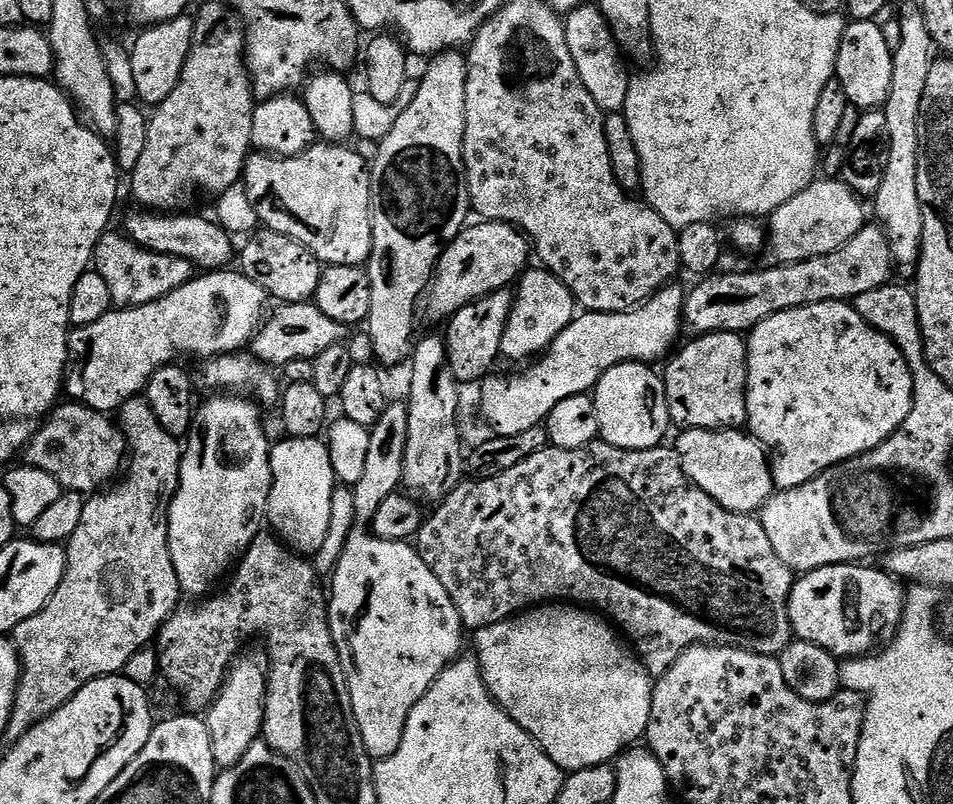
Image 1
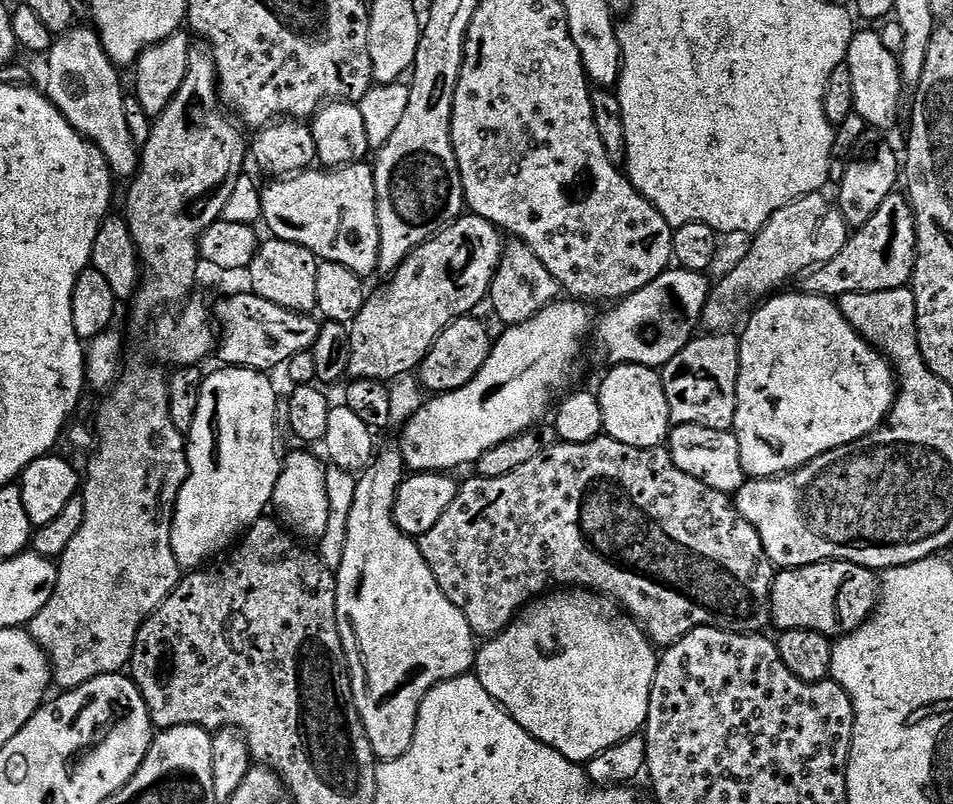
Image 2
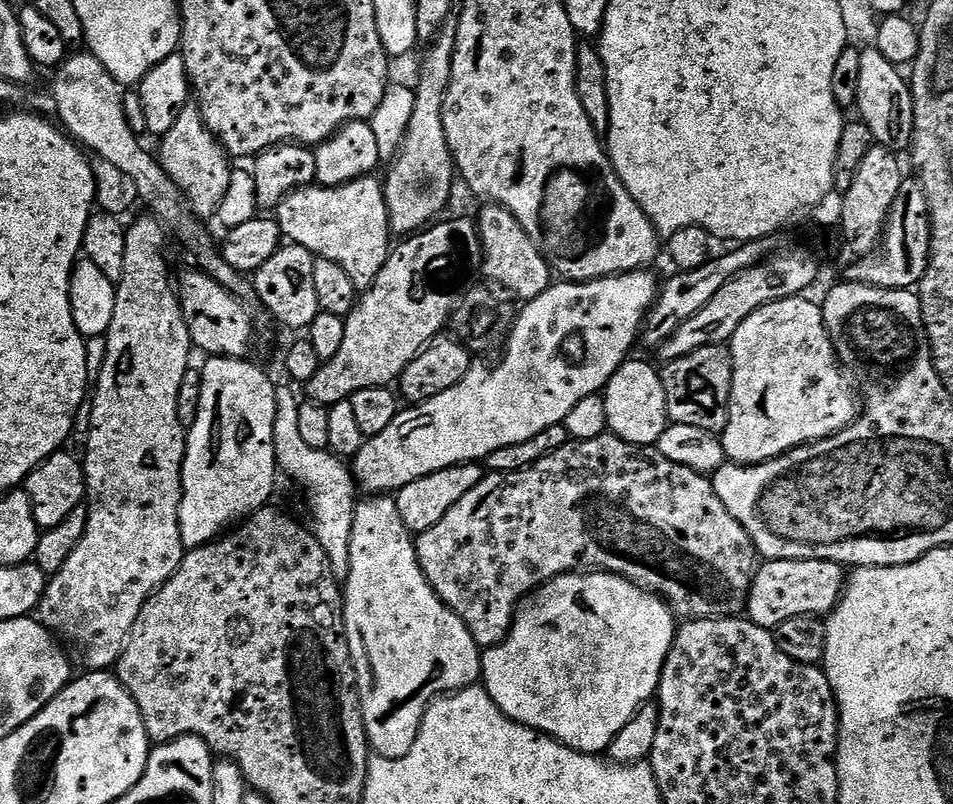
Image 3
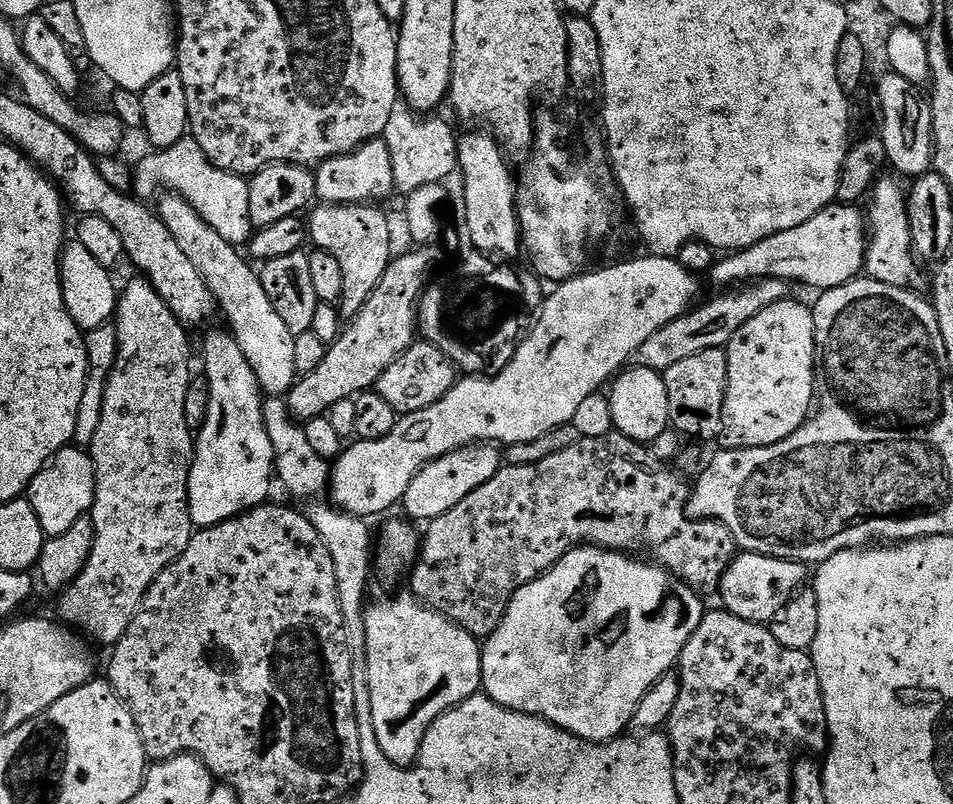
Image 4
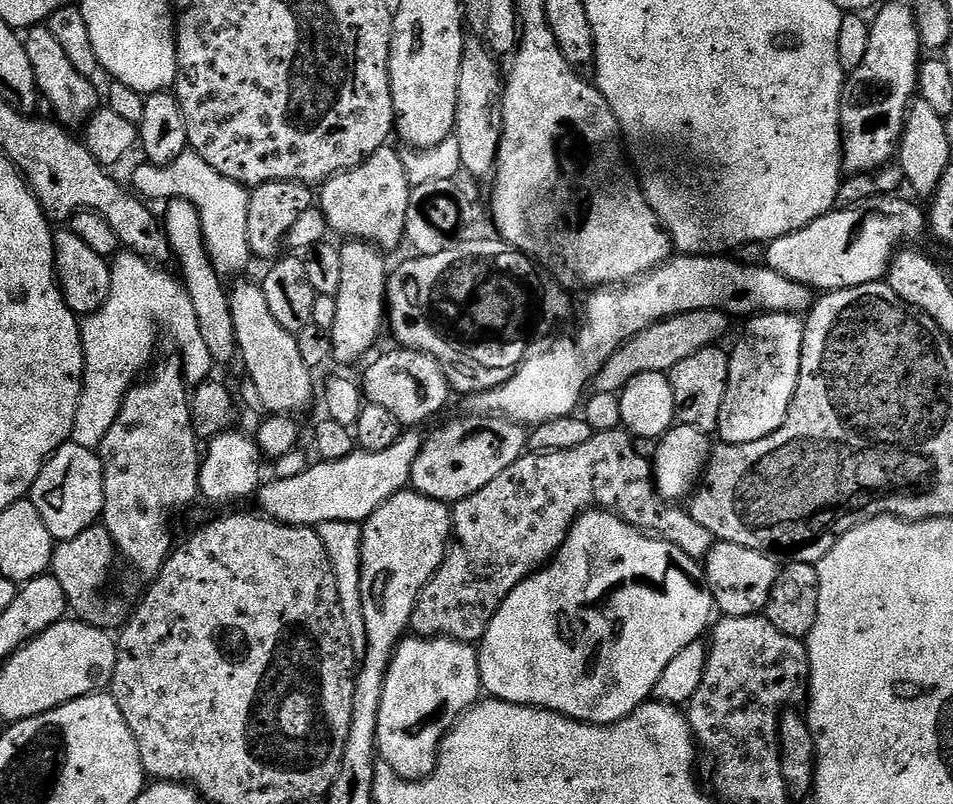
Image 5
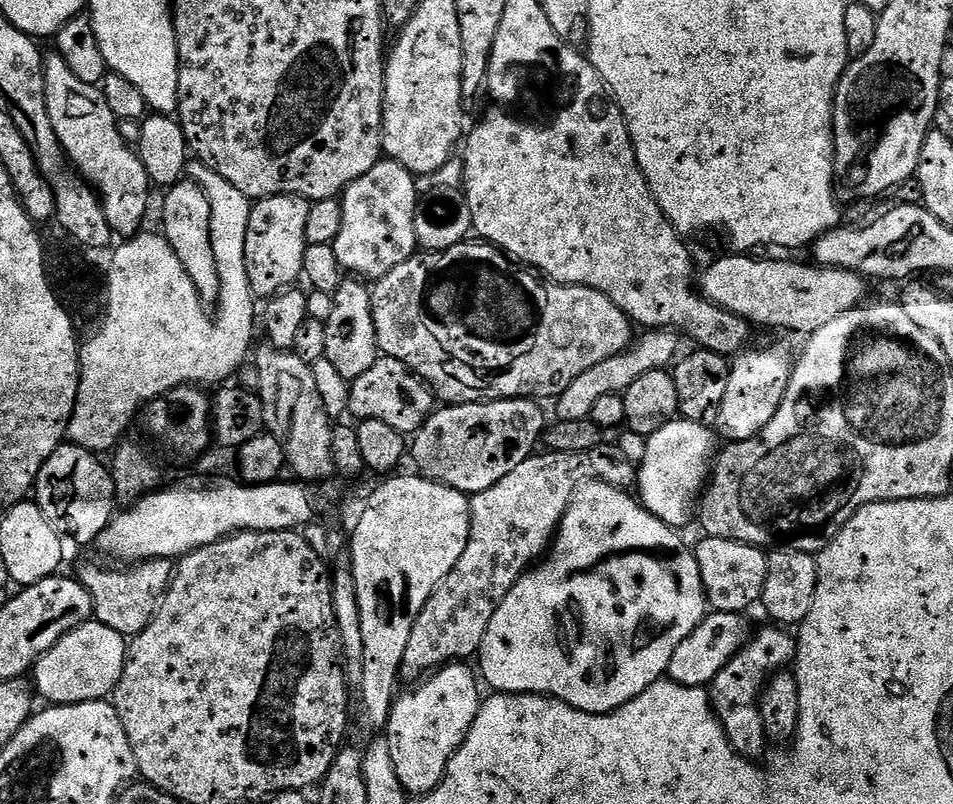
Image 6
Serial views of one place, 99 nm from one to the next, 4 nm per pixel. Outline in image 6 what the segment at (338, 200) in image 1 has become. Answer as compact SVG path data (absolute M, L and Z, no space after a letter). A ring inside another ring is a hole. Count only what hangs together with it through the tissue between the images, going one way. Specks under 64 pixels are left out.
M346 278L340 289L334 293L336 305L330 310L330 318L326 326L326 354L328 360L349 382L362 378L370 366L379 360L382 353L376 341L374 330L374 314L372 313L372 290L363 279Z

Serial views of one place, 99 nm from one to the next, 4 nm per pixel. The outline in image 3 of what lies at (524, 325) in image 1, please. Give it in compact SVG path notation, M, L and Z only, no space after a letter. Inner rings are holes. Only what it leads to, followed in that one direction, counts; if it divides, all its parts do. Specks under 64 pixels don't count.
M501 204L483 205L478 227L480 229L480 251L482 253L482 269L500 288L505 288L512 296L517 296L520 302L538 298L554 283L554 273L548 260L538 250L536 243L522 230L522 222L510 214Z

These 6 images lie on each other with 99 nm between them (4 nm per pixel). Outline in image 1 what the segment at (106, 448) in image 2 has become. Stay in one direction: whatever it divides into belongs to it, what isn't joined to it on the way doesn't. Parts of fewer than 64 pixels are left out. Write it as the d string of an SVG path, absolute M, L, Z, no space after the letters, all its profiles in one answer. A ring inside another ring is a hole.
M144 398L125 402L118 409L118 423L124 439L128 441L130 453L126 475L107 490L97 491L85 499L78 530L74 530L66 542L68 565L58 590L54 590L41 612L26 618L14 633L22 671L12 707L12 720L2 733L9 745L17 744L35 724L45 720L51 712L58 711L66 701L74 698L74 694L78 694L78 690L82 690L82 686L103 676L123 673L124 667L139 654L140 648L147 644L149 647L155 641L160 627L181 603L178 574L174 574L168 545L168 515L180 485L181 441L160 425Z

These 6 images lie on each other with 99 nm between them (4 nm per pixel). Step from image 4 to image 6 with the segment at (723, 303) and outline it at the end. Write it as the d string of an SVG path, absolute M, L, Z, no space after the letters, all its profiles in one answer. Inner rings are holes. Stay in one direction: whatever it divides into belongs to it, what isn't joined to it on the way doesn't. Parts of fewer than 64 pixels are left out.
M658 328L648 330L643 333L644 337L637 339L624 352L614 354L612 358L606 358L606 362L598 362L598 366L590 366L586 374L578 374L570 386L555 401L556 416L562 420L586 420L589 419L597 404L598 398L605 394L623 394L628 391L642 374L659 372L667 369L681 355L680 343L681 337L675 331L667 328Z

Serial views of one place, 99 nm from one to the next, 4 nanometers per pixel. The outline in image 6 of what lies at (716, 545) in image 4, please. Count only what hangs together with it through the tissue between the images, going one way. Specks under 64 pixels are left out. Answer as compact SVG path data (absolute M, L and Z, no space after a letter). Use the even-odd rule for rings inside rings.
M601 442L594 446L594 450L586 450L582 454L545 451L544 456L540 455L533 454L526 458L526 462L518 462L518 466L514 466L514 470L510 470L502 482L494 482L490 490L482 490L471 497L470 538L466 542L466 551L462 553L462 558L458 558L458 566L446 574L444 581L430 594L426 606L422 606L422 614L418 614L414 630L410 630L406 658L402 658L401 681L420 682L445 664L468 662L471 656L473 659L479 653L482 638L486 638L486 630L490 626L490 618L494 618L498 606L521 576L549 551L560 527L560 520L566 514L578 486L589 480L621 490L632 490L638 484L637 465L629 462L626 454L622 454L615 443Z

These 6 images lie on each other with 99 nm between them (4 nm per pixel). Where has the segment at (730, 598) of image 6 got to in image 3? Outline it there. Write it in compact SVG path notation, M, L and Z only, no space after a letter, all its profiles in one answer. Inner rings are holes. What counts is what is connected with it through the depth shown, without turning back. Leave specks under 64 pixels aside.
M764 560L757 567L756 577L752 579L752 588L748 591L747 619L758 626L775 630L782 622L799 616L827 617L836 607L837 601L846 587L846 568L833 560Z

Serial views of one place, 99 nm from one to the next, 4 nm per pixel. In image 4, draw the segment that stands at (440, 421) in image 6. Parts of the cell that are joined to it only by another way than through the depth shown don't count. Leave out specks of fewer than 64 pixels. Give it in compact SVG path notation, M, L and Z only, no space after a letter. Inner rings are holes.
M477 442L467 444L465 448L455 448L450 454L427 464L416 475L414 482L410 482L410 490L406 490L402 508L409 512L405 513L413 521L434 521L446 514L446 510L454 510L454 506L458 506L458 502L462 502L466 494L478 490L478 486L486 486L486 482L490 482L490 478L494 478L494 474L498 474L501 467L501 449L491 442Z

